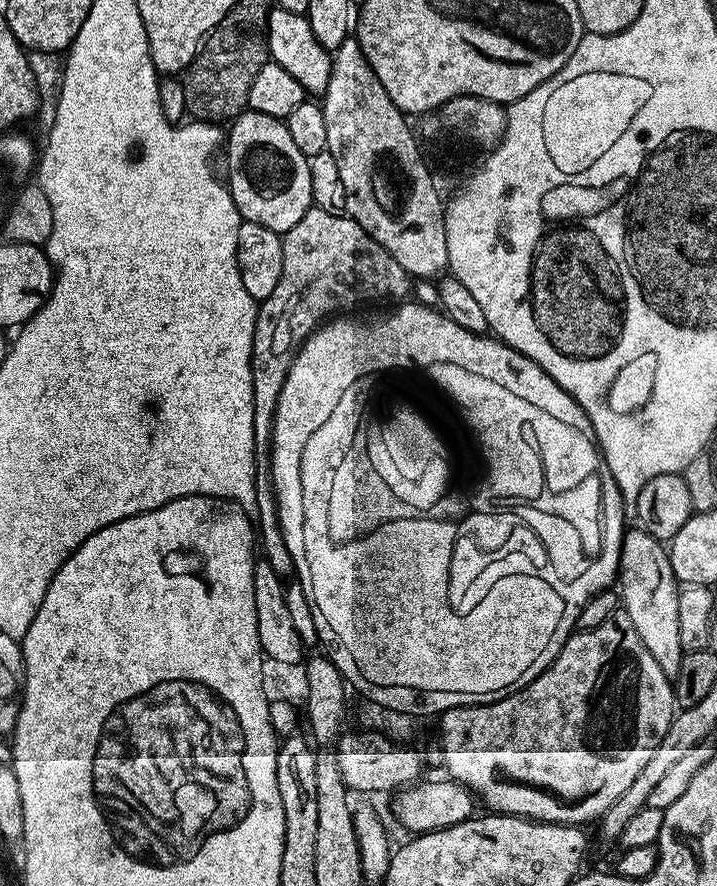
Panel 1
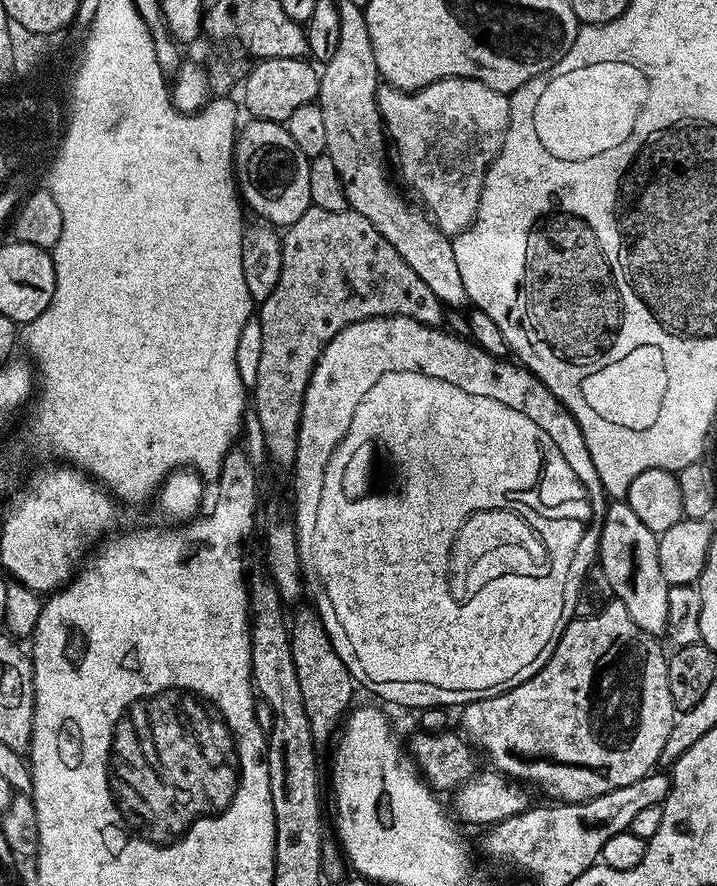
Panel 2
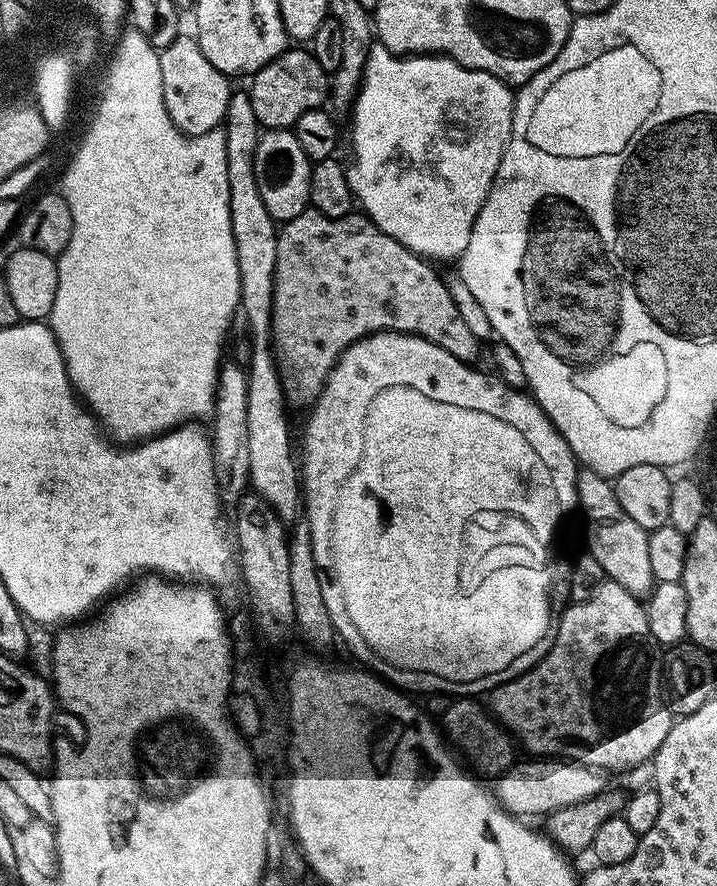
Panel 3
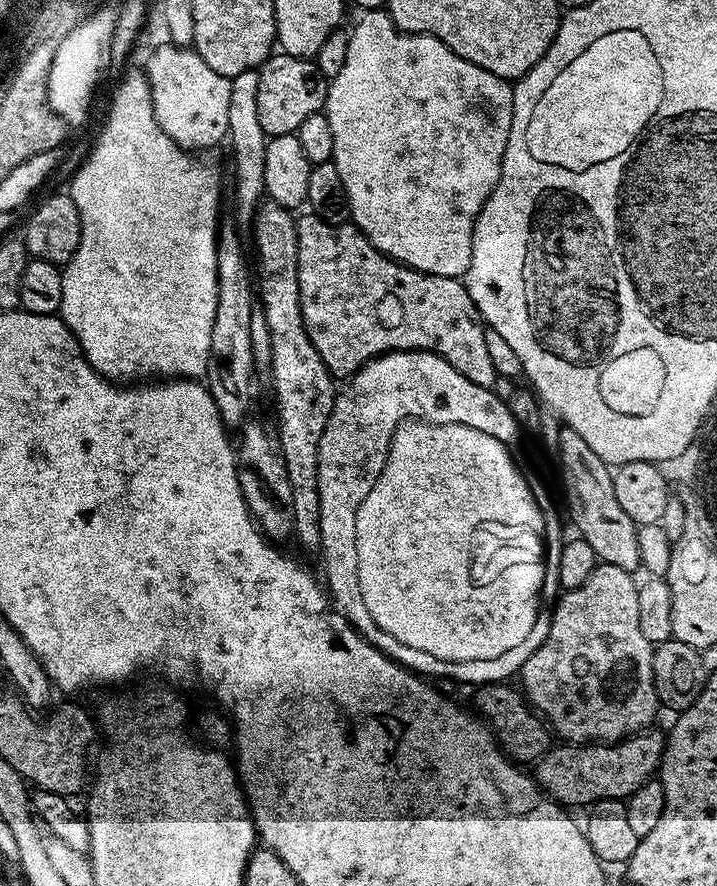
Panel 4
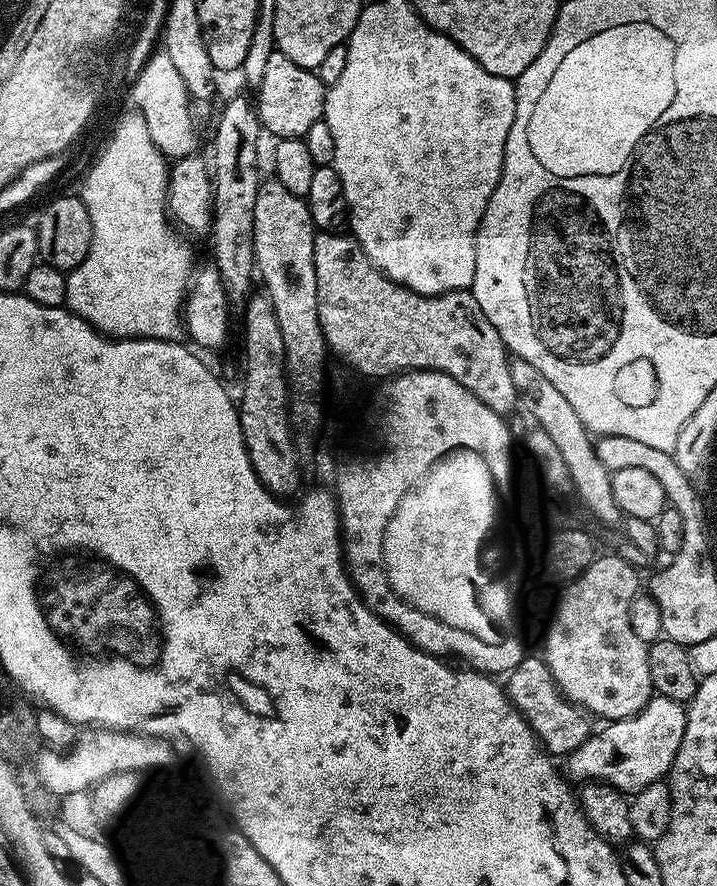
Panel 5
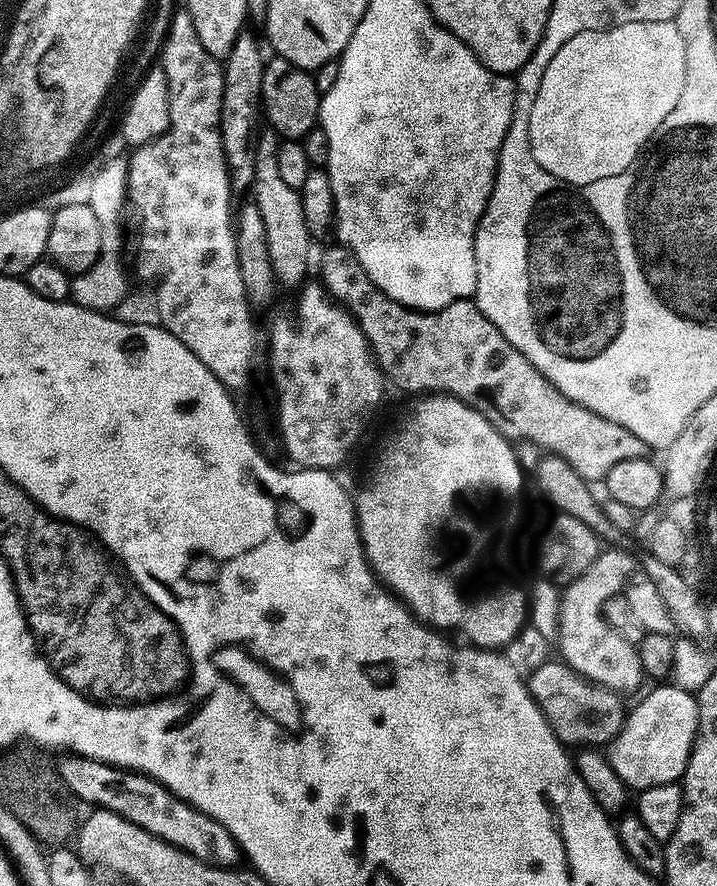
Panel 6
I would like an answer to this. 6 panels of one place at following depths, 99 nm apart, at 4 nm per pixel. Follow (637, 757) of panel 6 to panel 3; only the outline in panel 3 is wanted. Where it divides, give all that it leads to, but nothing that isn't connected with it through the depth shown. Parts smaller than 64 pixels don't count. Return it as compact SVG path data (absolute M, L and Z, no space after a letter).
M559 758L524 759L506 769L494 784L497 802L511 813L512 816L519 816L521 818L540 816L540 818L547 818L554 810L562 810L566 806L574 806L578 802L586 802L586 798L594 798L599 792L605 791L605 773L599 768L591 768L585 764L576 764L572 760L561 760Z

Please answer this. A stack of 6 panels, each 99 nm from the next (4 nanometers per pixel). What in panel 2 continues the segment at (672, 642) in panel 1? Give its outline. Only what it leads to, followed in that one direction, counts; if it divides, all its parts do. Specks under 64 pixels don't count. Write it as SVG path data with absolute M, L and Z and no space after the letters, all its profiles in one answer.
M612 502L605 507L598 524L600 548L598 567L605 571L612 587L611 595L630 610L630 618L653 634L663 633L668 613L668 589L666 574L662 574L662 562L658 558L660 541L630 510L627 502Z

